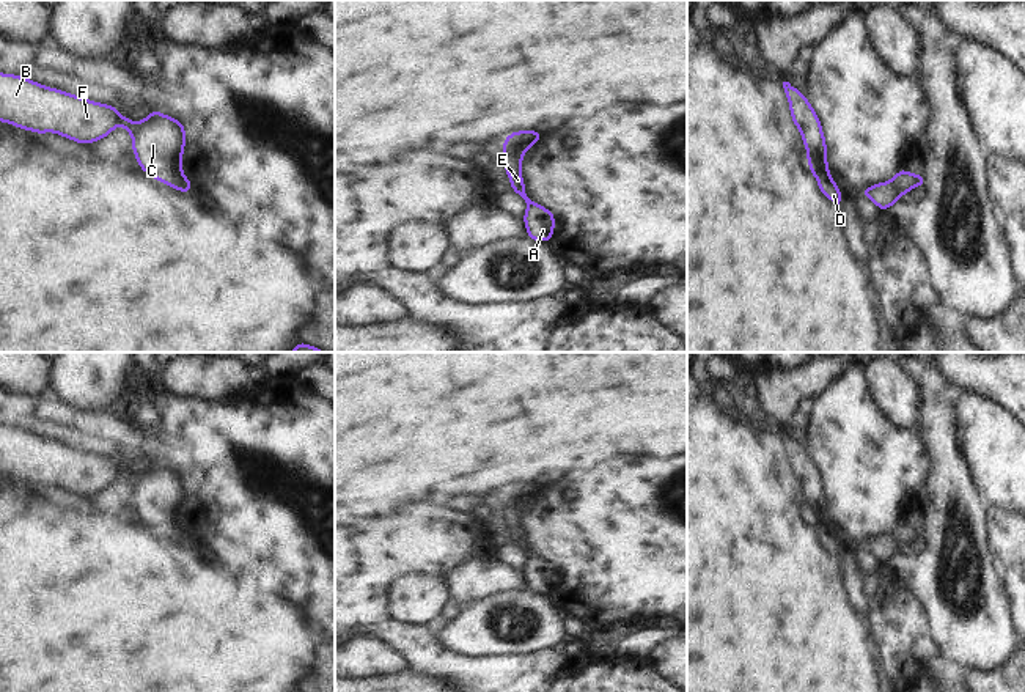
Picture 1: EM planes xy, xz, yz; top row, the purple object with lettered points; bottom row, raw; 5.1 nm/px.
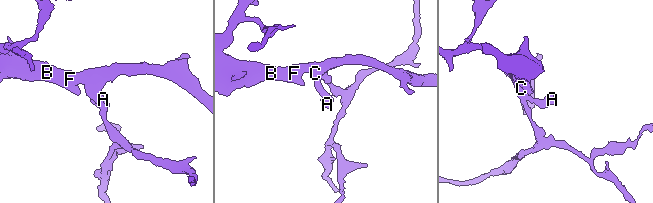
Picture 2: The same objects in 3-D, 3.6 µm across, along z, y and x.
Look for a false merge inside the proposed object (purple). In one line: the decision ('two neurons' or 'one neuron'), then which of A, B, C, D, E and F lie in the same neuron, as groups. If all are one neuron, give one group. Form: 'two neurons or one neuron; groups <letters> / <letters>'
two neurons; groups A B C E F / D

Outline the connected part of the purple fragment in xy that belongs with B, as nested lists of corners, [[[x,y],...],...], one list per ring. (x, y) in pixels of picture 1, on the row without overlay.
[[[0,425],[0,473],[35,486],[53,484],[82,497],[102,492],[121,478],[132,489],[141,524],[167,538],[184,528],[184,477],[159,462],[134,475],[113,458]]]

